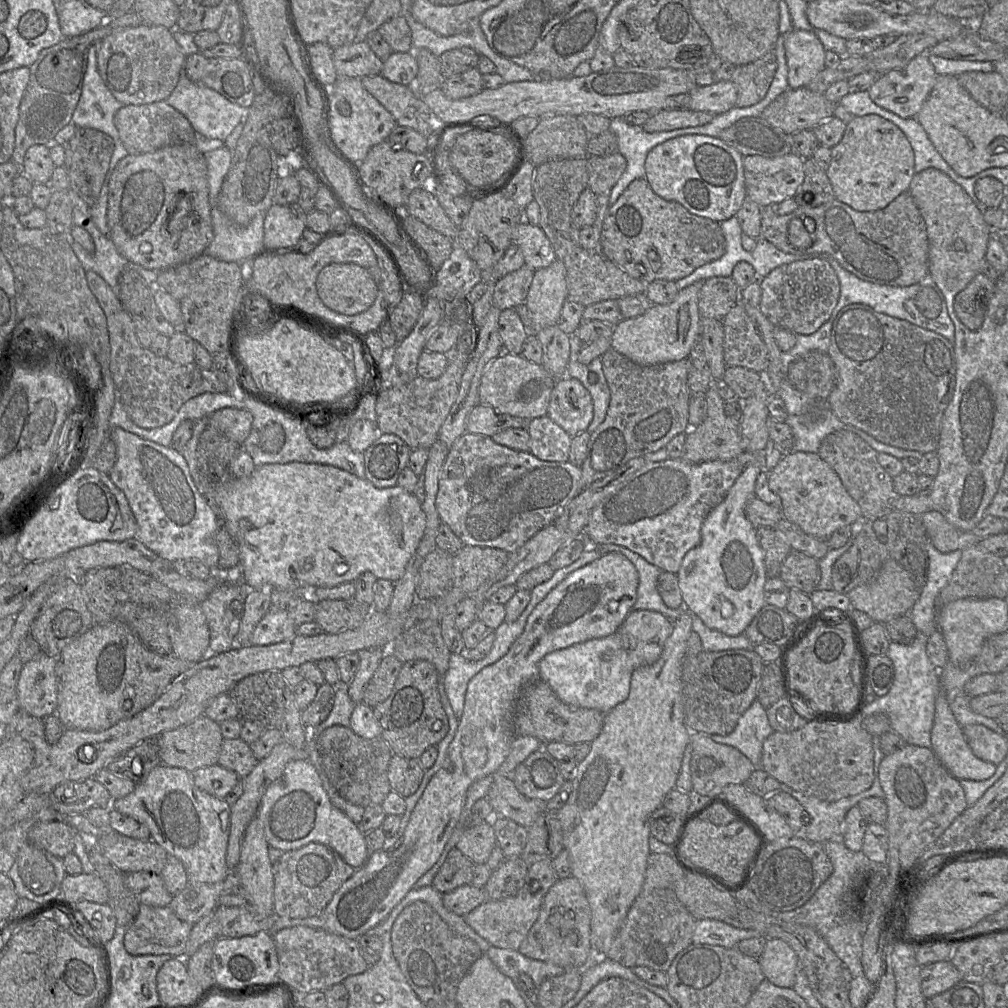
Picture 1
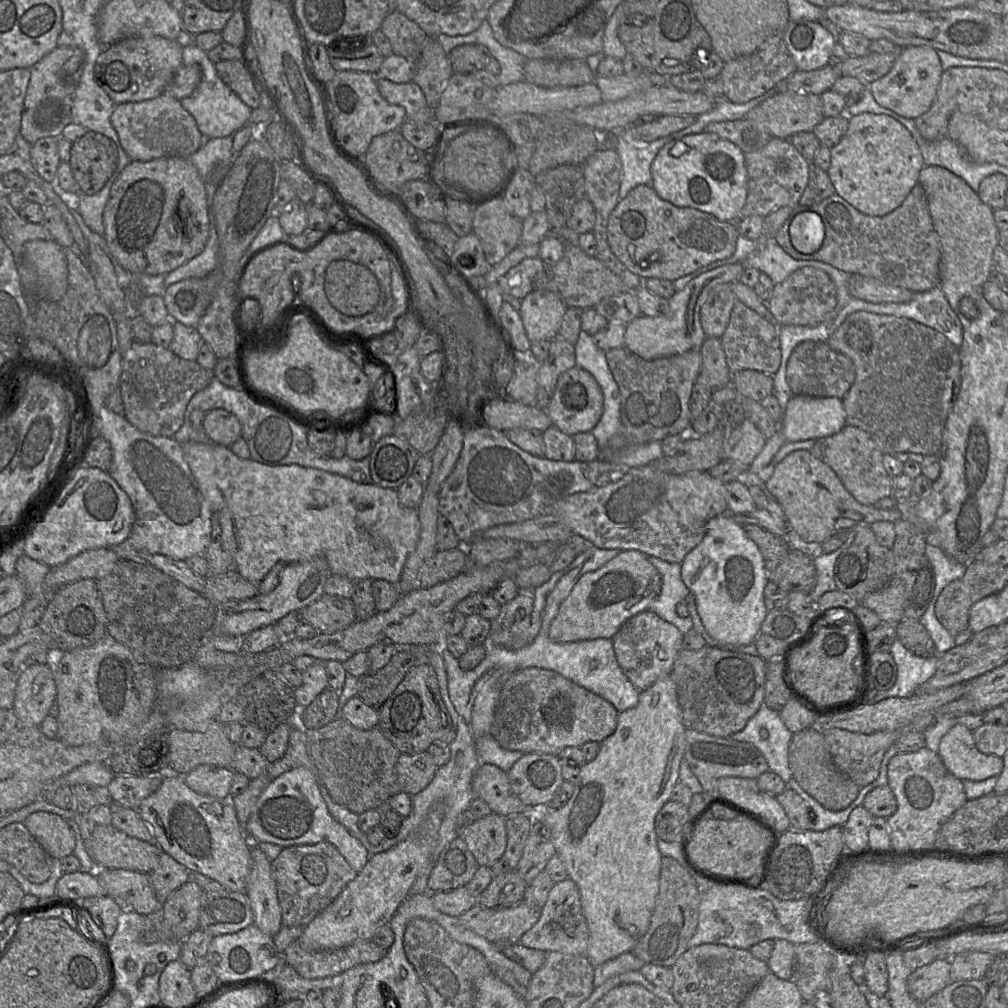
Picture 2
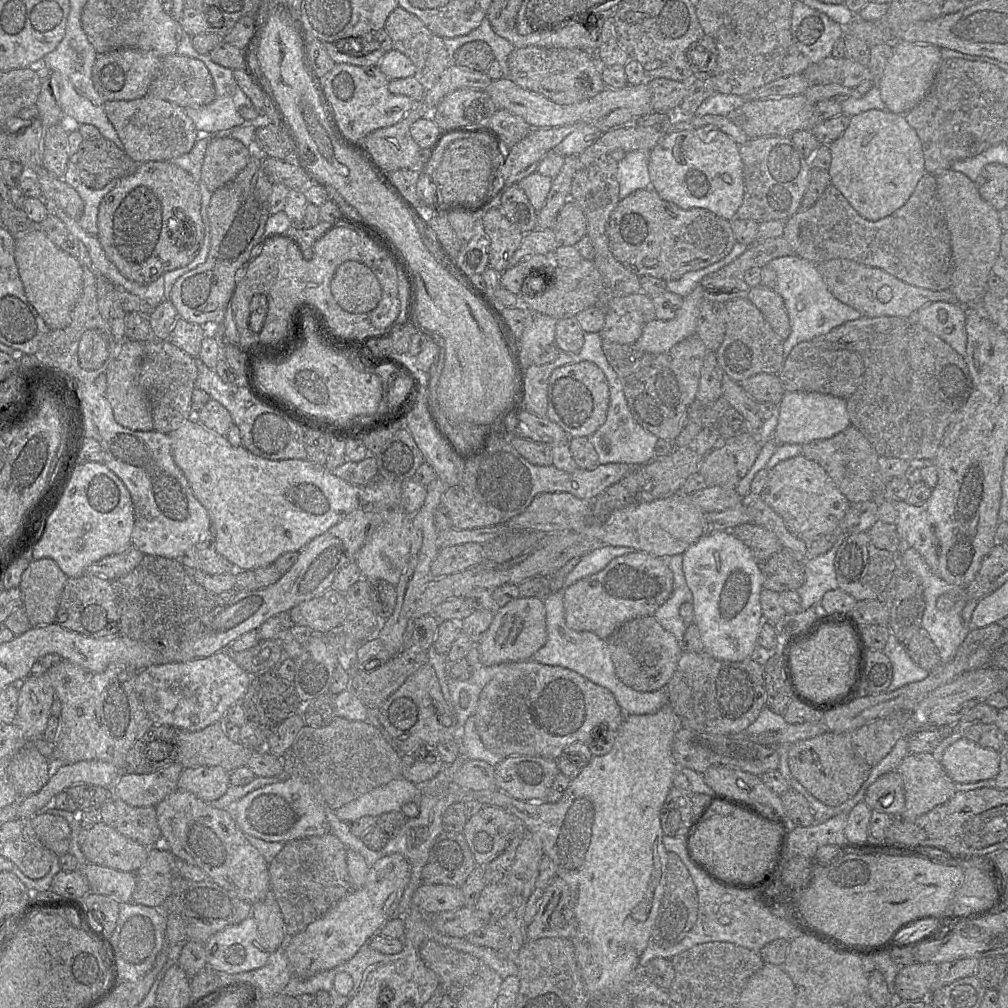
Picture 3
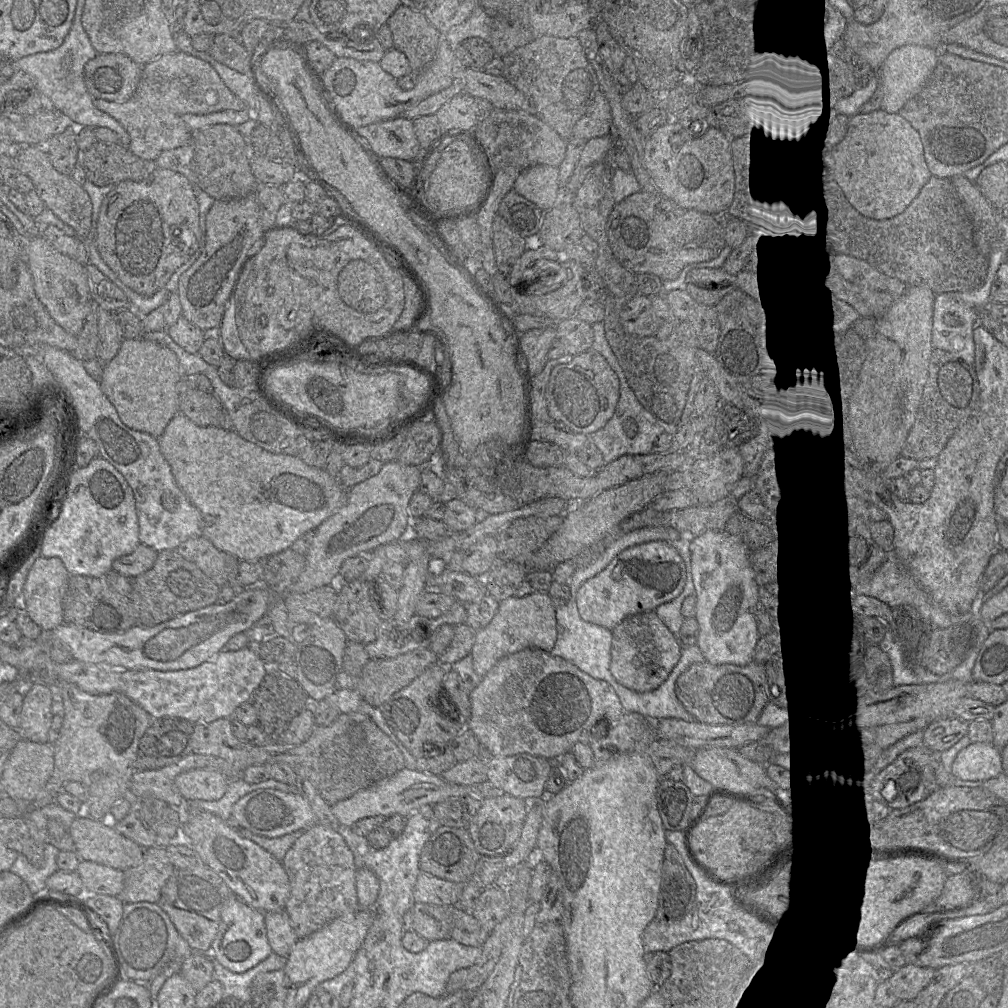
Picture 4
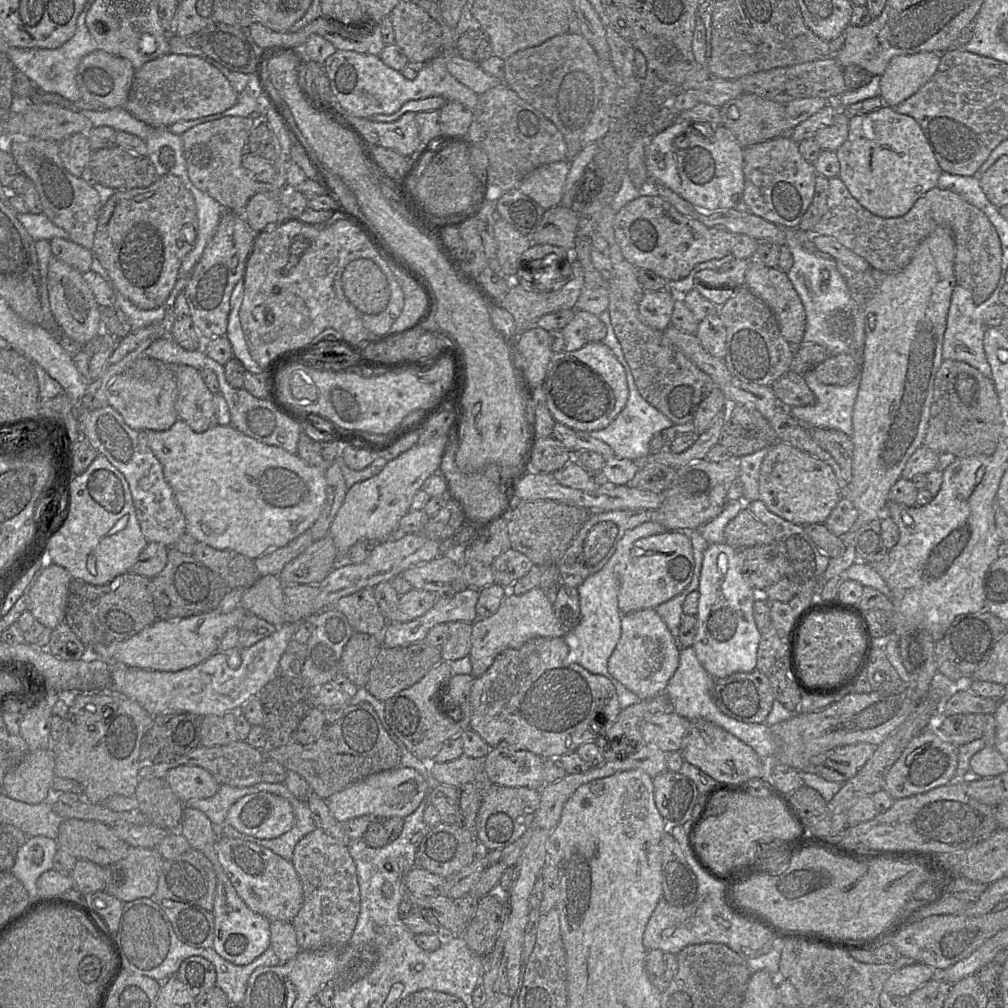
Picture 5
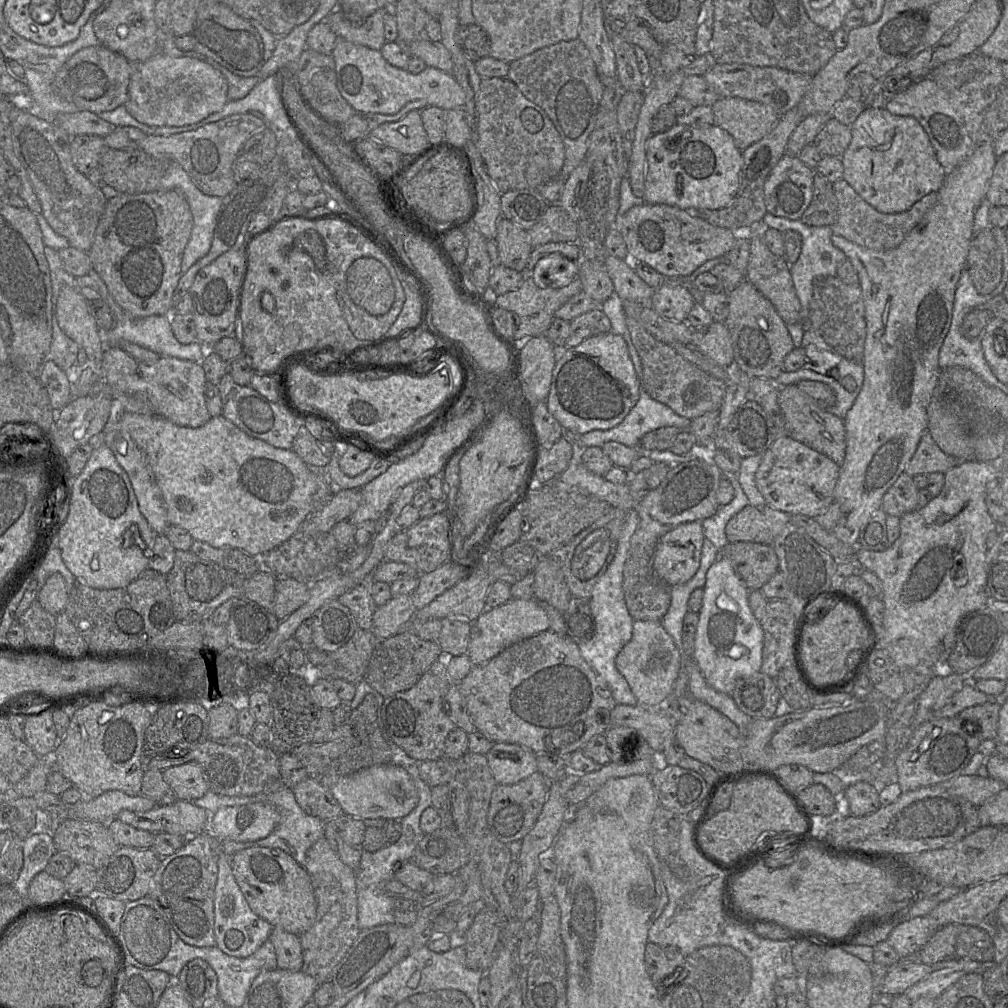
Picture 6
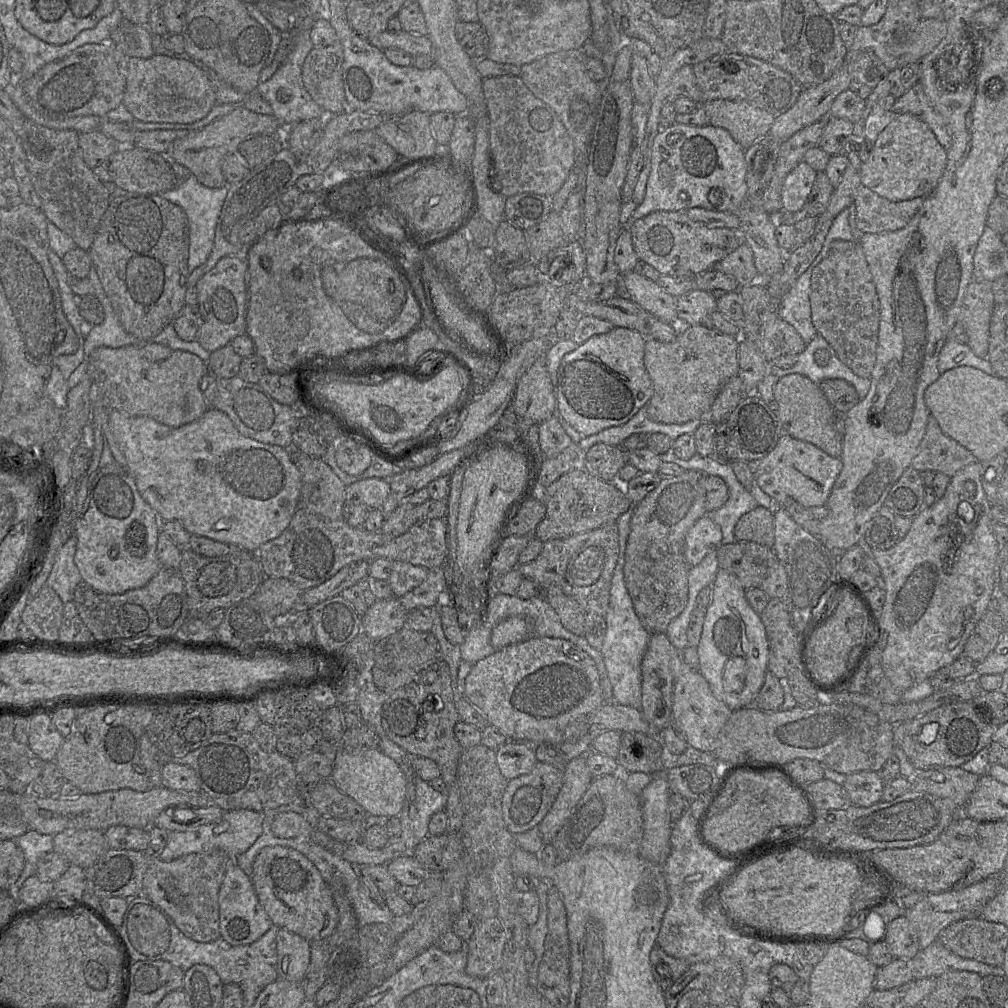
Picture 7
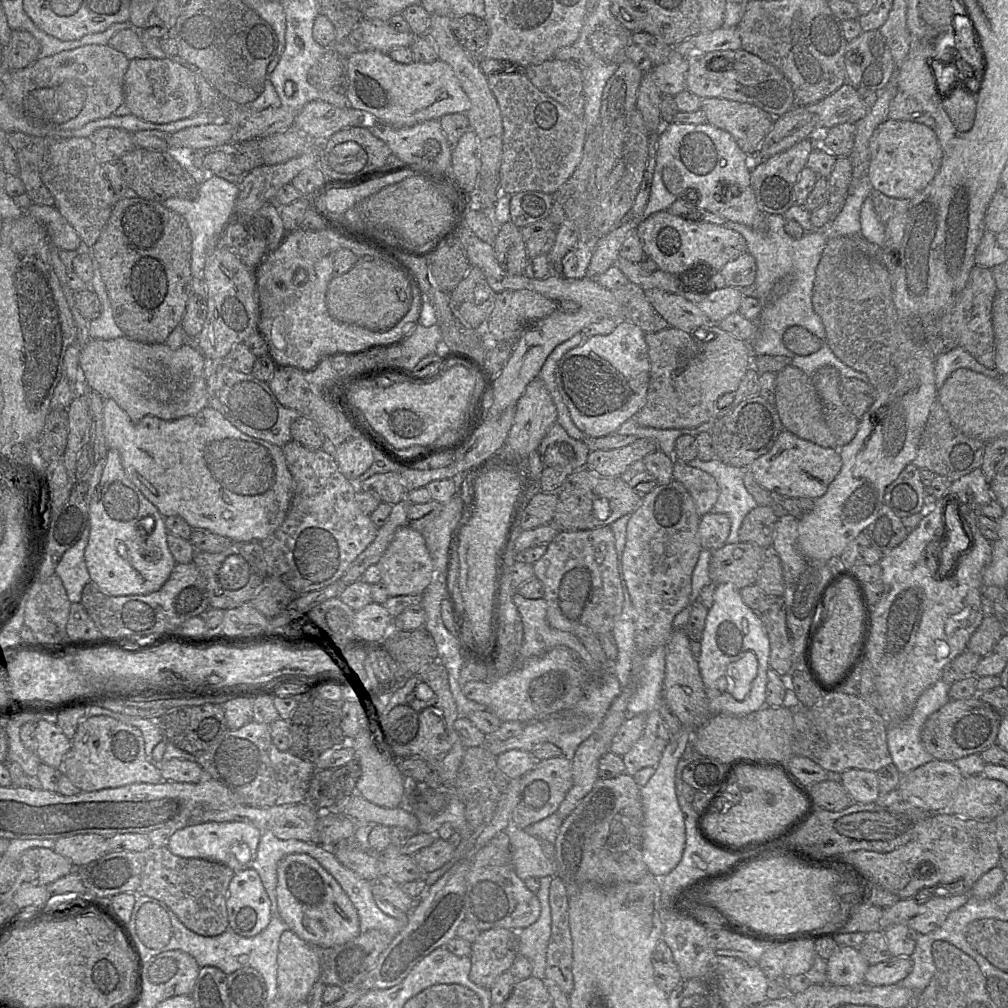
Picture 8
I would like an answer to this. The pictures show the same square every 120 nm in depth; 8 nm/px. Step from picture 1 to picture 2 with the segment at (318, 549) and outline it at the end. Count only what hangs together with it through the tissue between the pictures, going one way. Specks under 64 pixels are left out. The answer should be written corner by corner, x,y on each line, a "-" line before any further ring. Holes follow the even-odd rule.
188,442
182,444
182,450
201,493
210,504
212,510
218,514
221,526
222,547
232,556
236,563
236,571
244,579
258,584
278,562
284,562
288,565
322,555
326,558
332,574
345,576
353,581
359,581
365,578
372,580
384,579
398,585
407,557
418,543
421,523
417,508
402,505
396,489
381,487
373,482
355,482
338,474
326,472
318,468
300,466
298,464
266,465
252,459
242,459
235,455
229,447
215,443

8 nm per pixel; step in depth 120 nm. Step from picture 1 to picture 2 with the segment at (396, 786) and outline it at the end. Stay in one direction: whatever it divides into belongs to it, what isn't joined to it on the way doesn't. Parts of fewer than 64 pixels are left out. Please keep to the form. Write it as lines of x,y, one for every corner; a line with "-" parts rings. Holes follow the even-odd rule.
427,750
415,754
400,754
396,765
399,792
416,795
431,782
437,769
434,758

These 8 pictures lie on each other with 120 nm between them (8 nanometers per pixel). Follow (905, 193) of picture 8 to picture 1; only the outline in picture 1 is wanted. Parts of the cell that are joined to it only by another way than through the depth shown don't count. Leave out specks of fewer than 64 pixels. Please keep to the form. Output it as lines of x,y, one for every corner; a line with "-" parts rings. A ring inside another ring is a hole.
874,114
855,116
846,125
842,140
831,148
831,162
826,171
835,198
857,211
876,211
885,208
901,193
908,191
915,174
915,156
903,131
891,121

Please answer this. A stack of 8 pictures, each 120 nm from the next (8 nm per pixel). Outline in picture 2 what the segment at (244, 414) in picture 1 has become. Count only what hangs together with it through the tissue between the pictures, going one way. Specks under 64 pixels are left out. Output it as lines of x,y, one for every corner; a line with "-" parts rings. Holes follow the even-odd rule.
221,408
205,413
202,429
213,443
226,447
230,447
241,437
238,418

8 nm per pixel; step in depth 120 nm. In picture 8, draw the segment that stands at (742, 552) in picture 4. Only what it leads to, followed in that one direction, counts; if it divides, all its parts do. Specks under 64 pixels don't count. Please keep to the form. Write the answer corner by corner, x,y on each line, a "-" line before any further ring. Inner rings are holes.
731,583
716,584
700,641
698,666
711,715
744,716
765,706
770,668
768,634
757,613
743,601
740,589

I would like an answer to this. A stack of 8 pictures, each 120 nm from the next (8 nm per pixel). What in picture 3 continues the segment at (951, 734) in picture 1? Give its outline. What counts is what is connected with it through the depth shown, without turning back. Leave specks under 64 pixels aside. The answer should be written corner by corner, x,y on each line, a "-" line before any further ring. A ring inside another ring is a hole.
962,737
948,746
941,765
955,783
975,783
995,779
999,773
1000,754

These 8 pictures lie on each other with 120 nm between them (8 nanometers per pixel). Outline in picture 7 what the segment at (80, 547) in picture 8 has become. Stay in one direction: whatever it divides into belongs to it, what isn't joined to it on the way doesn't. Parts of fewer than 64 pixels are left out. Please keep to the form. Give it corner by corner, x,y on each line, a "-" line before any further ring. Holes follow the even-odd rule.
73,535
60,548
45,585
52,588
65,604
73,601
76,586
82,581
74,563
77,538

